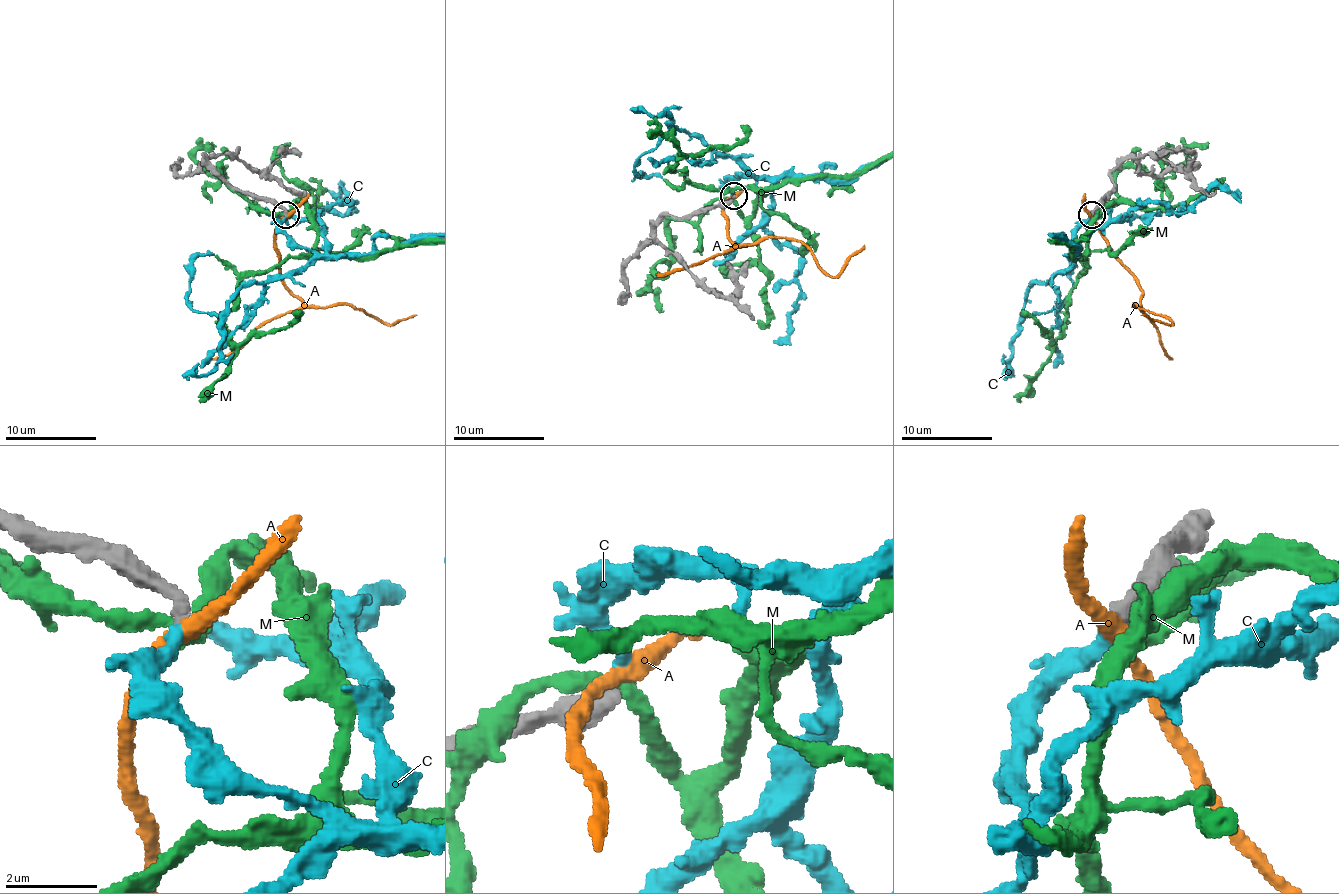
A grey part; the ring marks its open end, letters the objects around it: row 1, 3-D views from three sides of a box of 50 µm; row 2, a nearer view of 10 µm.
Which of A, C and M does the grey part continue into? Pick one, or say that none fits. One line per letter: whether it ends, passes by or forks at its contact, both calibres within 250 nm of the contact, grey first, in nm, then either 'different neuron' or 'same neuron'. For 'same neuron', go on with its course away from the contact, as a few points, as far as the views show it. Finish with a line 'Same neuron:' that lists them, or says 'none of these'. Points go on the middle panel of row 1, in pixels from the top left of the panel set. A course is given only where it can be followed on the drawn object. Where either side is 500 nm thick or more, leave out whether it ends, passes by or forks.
A: it passes by | 320/360 nm | different neuron
C: it ends | 320/320 nm | same neuron
M: it passes by | 340/300 nm | different neuron
Same neuron: C

